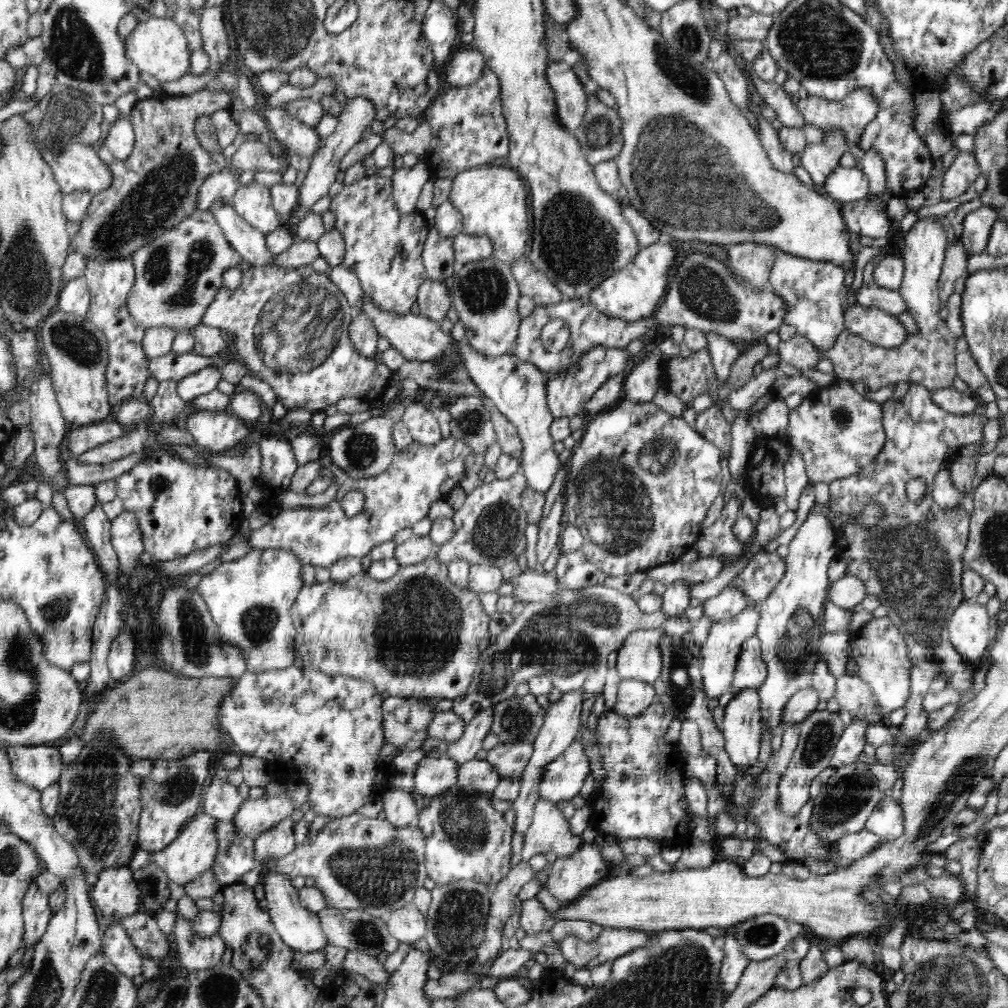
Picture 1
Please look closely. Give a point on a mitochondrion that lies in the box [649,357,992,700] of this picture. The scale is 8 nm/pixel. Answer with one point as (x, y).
(915, 568)

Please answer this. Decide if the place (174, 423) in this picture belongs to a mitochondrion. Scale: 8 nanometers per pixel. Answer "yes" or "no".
no

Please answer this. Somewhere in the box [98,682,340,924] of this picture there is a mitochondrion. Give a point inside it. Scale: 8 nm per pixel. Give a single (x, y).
(178, 787)

